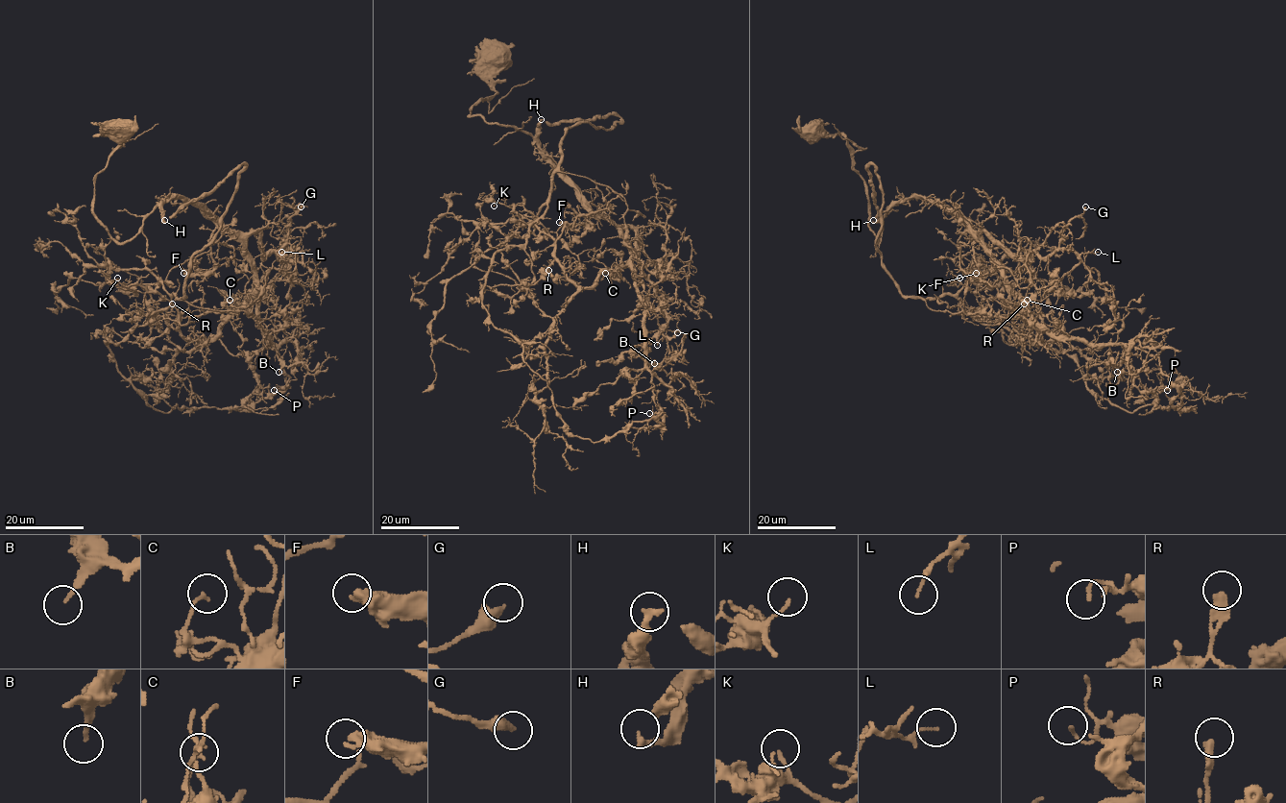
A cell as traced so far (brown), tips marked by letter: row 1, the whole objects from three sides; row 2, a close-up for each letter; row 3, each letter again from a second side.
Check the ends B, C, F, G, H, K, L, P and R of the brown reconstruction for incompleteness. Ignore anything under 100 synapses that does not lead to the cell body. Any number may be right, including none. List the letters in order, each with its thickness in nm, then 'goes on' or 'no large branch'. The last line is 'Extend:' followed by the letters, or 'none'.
B: calibre 130 nm; no large branch
C: calibre 110 nm; no large branch
F: calibre 420 nm; goes on
G: calibre 360 nm; no large branch
H: calibre 280 nm; no large branch
K: calibre 120 nm; no large branch
L: calibre 70 nm; no large branch
P: calibre 110 nm; no large branch
R: calibre 360 nm; no large branch
Extend: F

